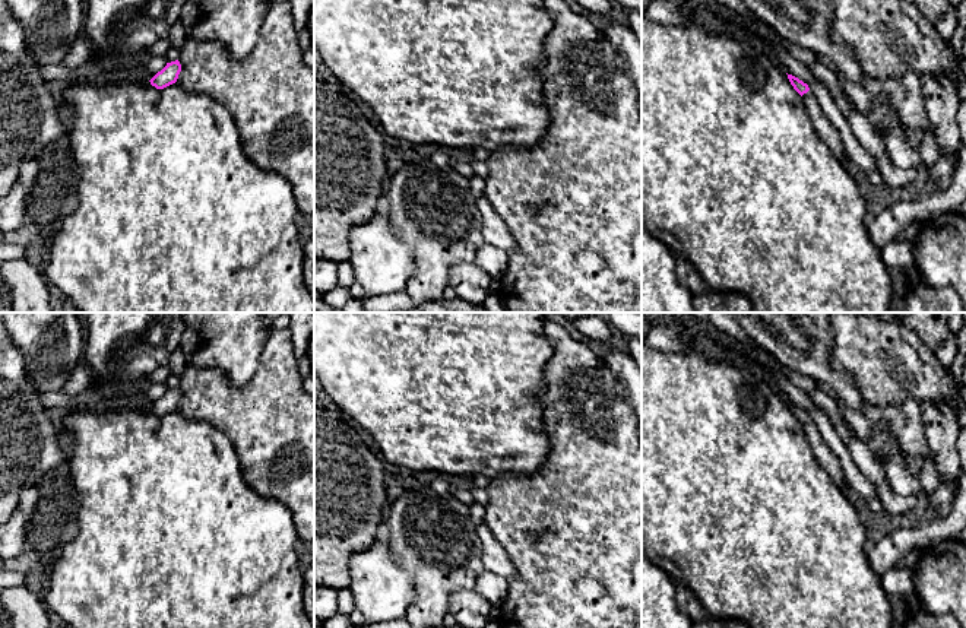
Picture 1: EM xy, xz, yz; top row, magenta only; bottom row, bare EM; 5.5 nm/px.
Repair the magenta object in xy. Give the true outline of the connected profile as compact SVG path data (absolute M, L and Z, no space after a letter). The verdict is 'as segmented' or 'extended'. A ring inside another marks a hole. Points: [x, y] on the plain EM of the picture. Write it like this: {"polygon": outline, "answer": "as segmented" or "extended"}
{"polygon": "M178 387L167 390L167 393L158 399L149 409L156 416L164 416L177 409L181 399L181 391Z", "answer": "as segmented"}

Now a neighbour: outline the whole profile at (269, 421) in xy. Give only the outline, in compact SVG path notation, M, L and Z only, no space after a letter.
M289 329L270 330L266 345L260 353L257 371L246 386L231 384L228 377L218 368L189 365L180 377L178 388L181 391L181 399L178 402L177 410L180 410L189 421L203 421L224 432L234 445L246 483L263 498L270 498L284 504L292 513L301 548L314 546L314 397L305 391L303 377L298 372L298 358L294 352Z

